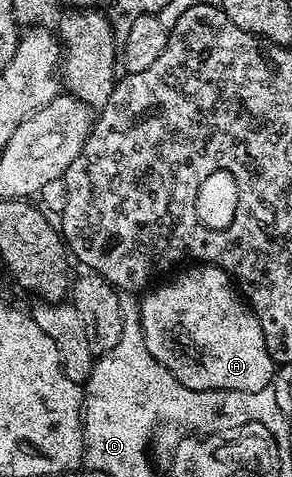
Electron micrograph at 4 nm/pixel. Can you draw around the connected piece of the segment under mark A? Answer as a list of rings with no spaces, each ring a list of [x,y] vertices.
[[[203,263],[186,266],[185,269],[182,275],[174,274],[170,283],[165,283],[162,287],[154,286],[144,296],[146,299],[140,300],[141,328],[147,353],[151,353],[151,357],[155,357],[155,361],[159,361],[183,385],[187,385],[187,389],[253,392],[266,390],[275,378],[275,364],[271,353],[267,353],[263,329],[255,312],[249,308],[249,304],[239,294],[233,280],[223,268]]]

